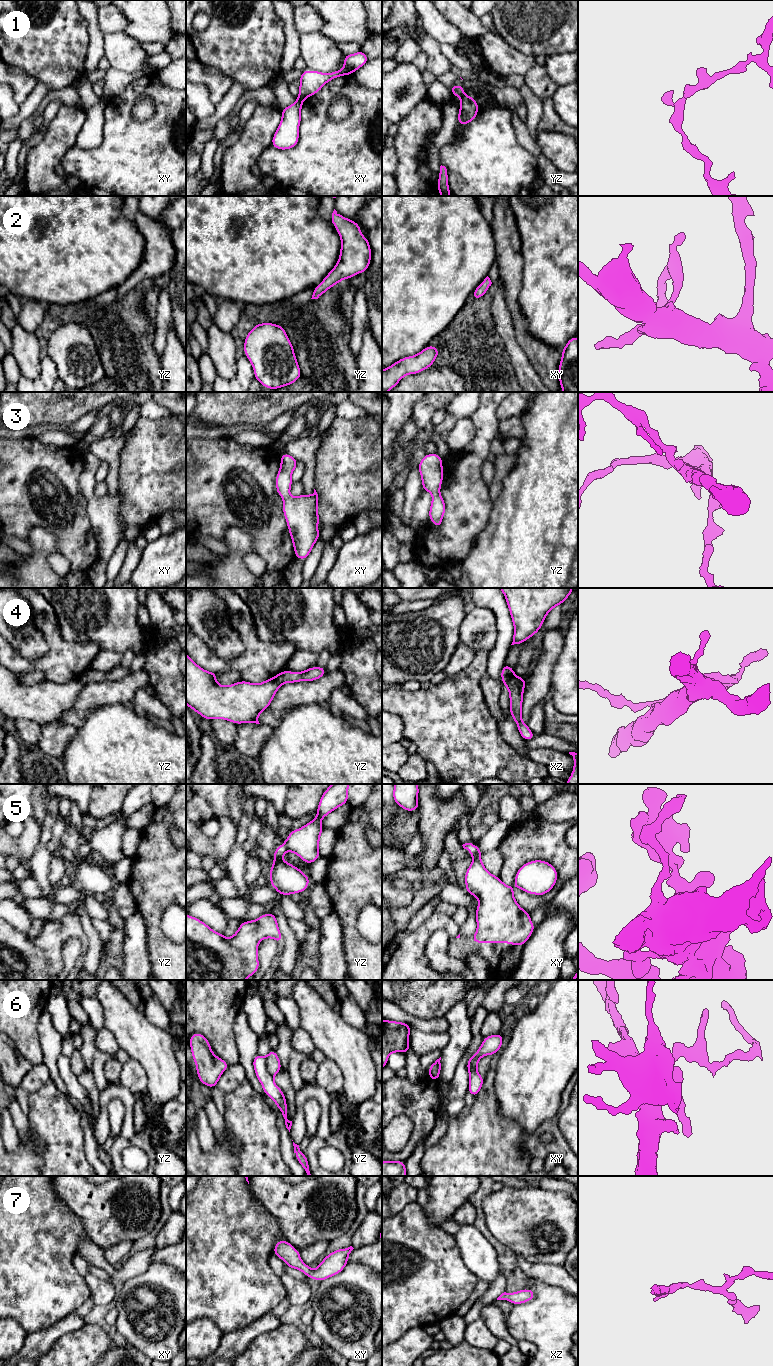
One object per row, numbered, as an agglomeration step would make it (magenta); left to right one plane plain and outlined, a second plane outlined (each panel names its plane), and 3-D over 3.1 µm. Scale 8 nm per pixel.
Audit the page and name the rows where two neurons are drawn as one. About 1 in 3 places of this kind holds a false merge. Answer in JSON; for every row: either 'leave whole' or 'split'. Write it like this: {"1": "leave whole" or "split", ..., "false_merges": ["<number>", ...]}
{"1": "split", "2": "leave whole", "3": "leave whole", "4": "split", "5": "leave whole", "6": "split", "7": "leave whole", "false_merges": ["1", "4", "6"]}

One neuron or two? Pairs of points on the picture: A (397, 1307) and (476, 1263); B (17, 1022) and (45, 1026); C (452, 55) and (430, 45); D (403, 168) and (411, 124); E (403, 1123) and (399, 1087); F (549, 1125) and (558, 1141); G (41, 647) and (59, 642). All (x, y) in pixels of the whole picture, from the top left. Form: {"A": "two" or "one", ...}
{"A": "two", "B": "two", "C": "two", "D": "one", "E": "two", "F": "one", "G": "two"}

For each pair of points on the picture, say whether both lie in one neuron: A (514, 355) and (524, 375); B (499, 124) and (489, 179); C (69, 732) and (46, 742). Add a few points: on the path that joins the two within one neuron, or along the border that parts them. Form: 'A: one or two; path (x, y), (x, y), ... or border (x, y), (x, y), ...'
A: one; path (519, 360), (524, 370)
B: one; path (490, 138), (489, 165)
C: one; path (63, 733), (52, 741)

